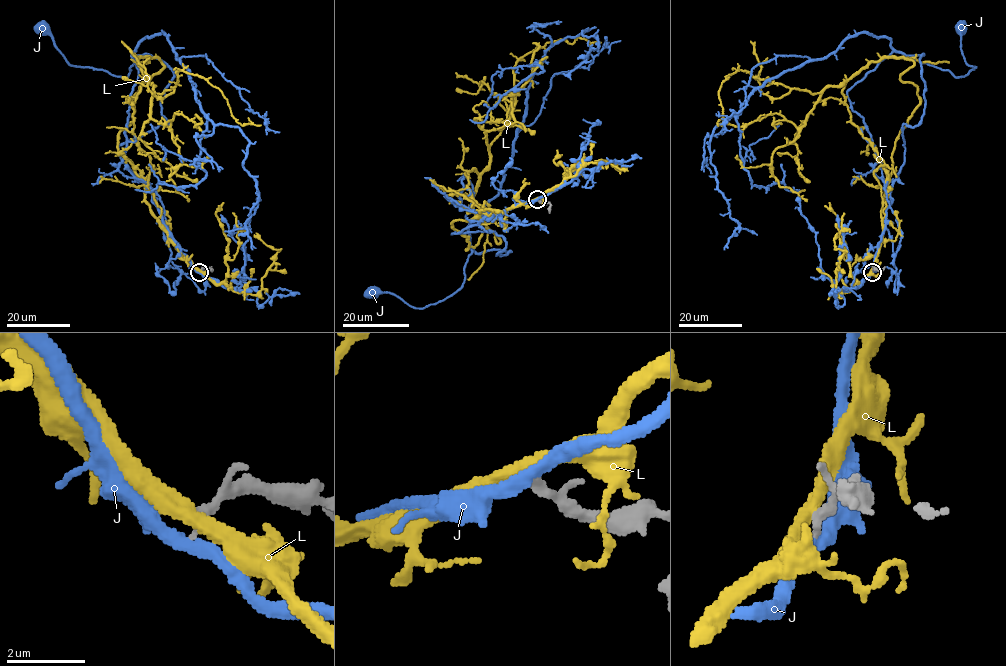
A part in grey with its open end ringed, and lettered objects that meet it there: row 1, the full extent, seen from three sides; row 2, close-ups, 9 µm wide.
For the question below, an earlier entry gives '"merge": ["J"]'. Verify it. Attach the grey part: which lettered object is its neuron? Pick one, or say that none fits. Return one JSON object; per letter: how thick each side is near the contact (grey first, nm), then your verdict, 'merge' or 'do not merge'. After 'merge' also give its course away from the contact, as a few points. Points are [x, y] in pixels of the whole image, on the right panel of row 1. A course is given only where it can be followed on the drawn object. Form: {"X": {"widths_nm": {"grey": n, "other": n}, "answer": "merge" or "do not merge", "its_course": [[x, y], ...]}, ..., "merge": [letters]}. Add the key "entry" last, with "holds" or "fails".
{"J": {"widths_nm": {"grey": 260, "other": 360}, "answer": "do not merge"}, "L": {"widths_nm": {"grey": 280, "other": 380}, "answer": "do not merge"}, "merge": [], "entry": "fails"}

